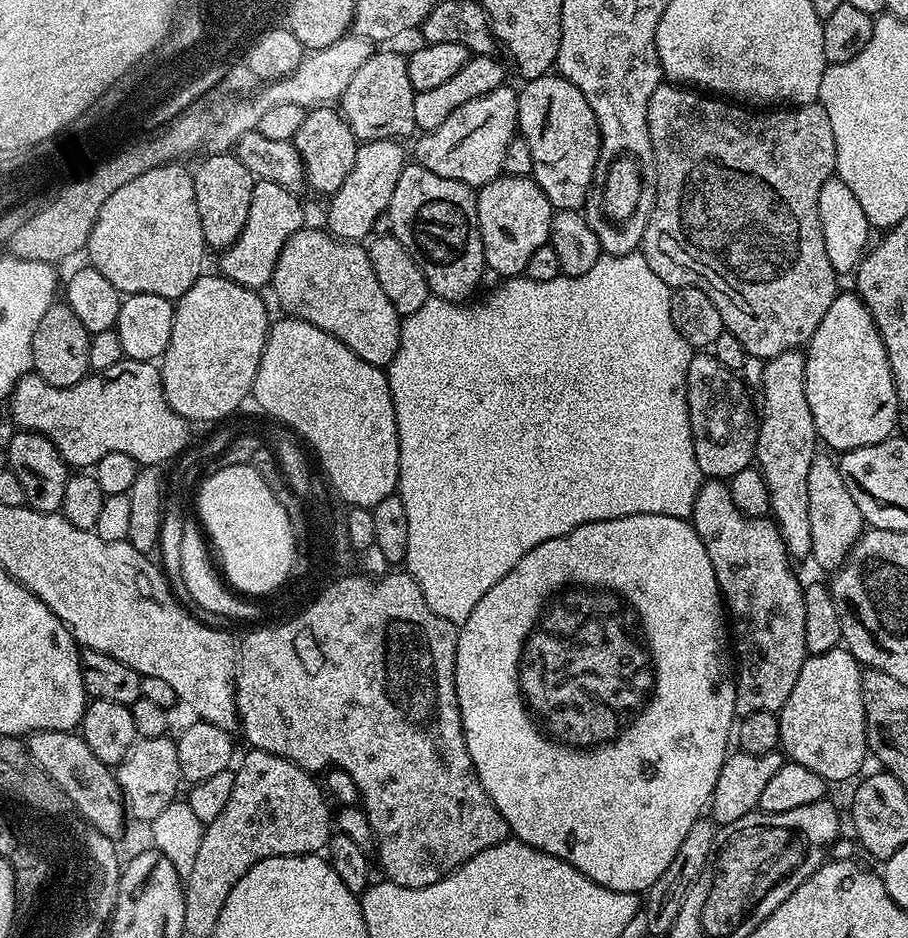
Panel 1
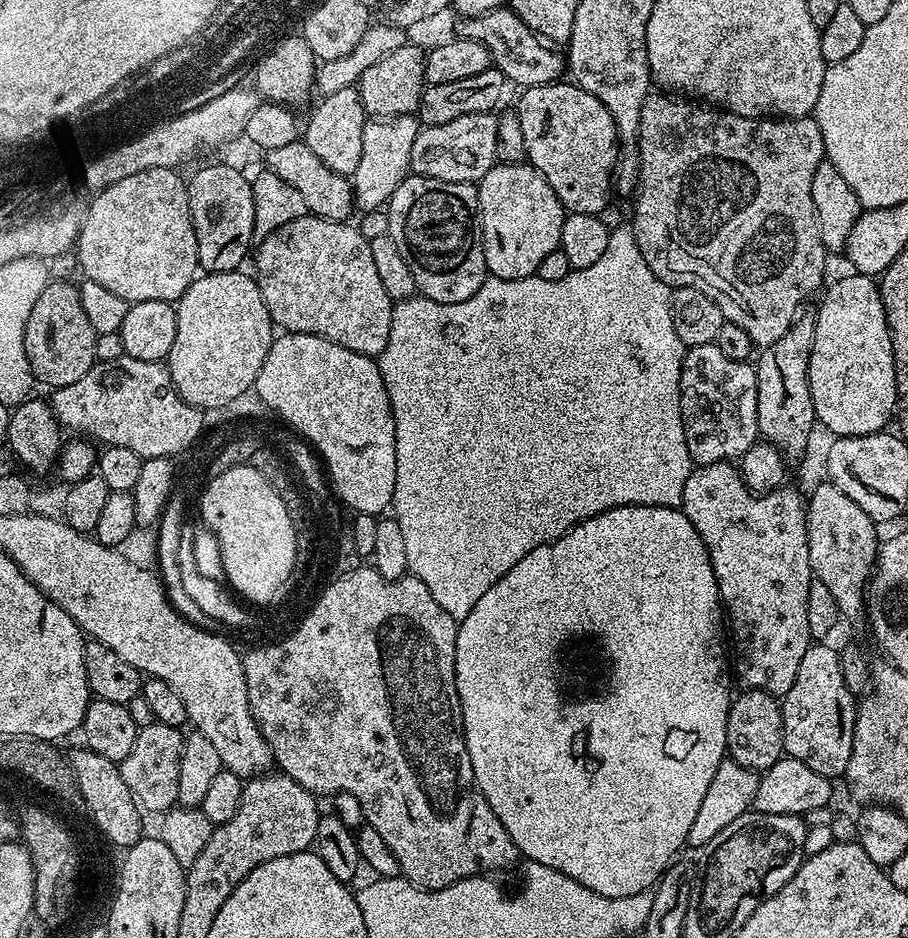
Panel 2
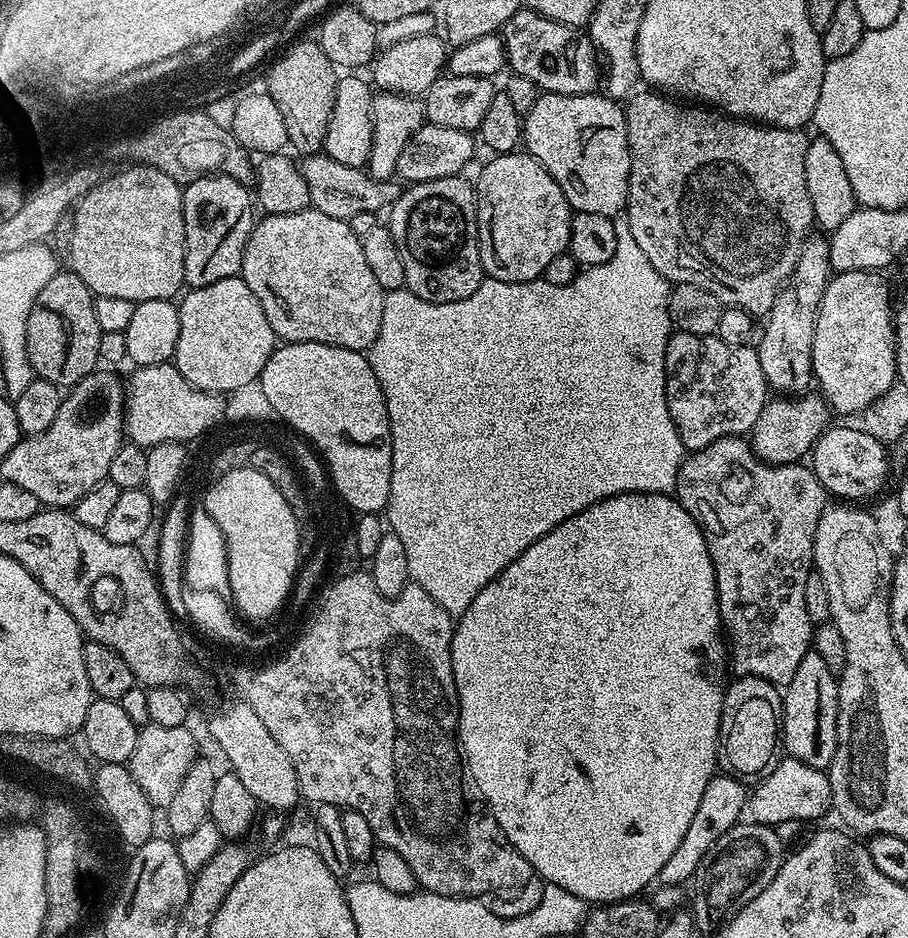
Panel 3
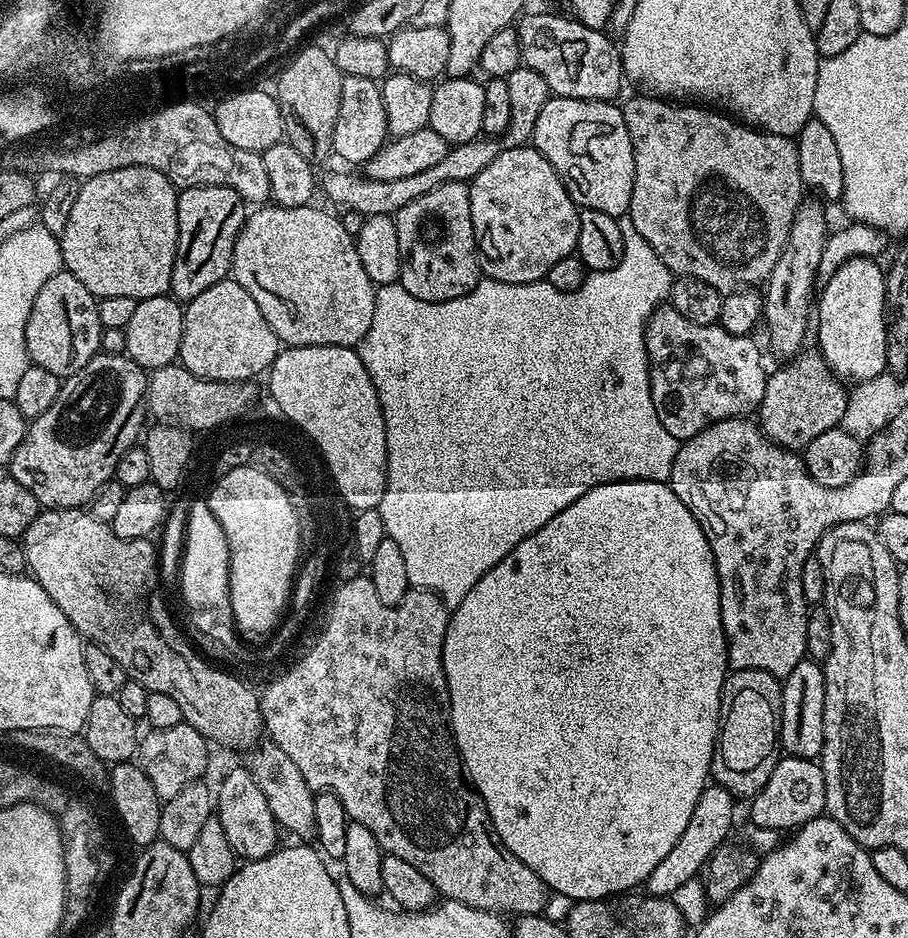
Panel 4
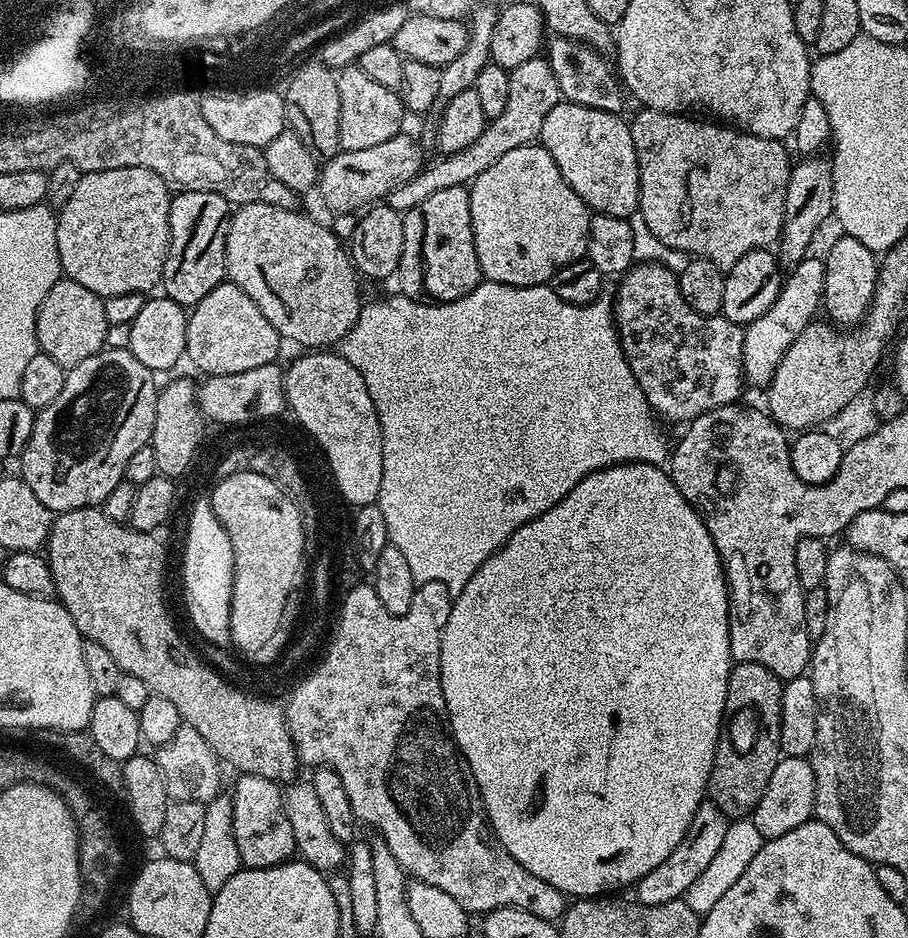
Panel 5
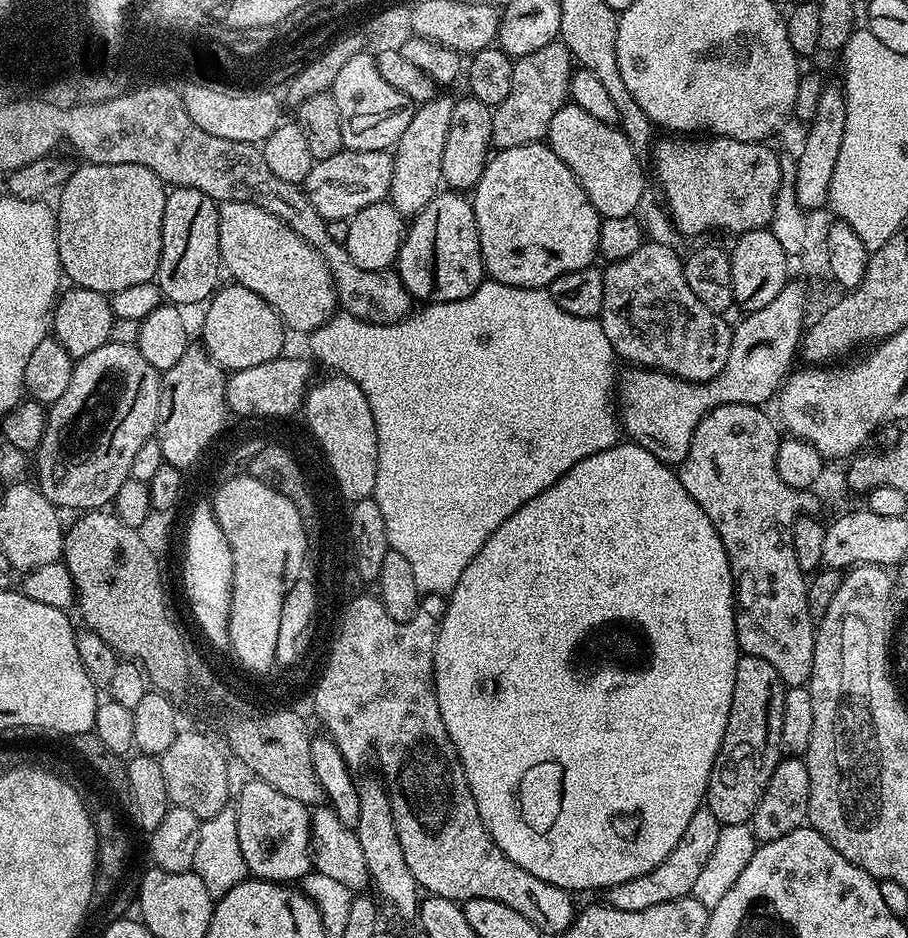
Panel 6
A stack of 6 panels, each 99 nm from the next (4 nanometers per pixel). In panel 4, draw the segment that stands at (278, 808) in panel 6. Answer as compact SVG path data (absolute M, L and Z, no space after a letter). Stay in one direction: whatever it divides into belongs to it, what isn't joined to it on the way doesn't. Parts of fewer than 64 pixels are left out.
M240 766L233 772L228 772L224 776L224 781L220 784L220 792L214 796L214 814L222 822L222 830L226 830L226 842L236 852L237 857L245 861L266 858L276 851L278 841L282 836L281 829L276 823L274 814L270 812L270 805L266 802L266 794L258 788L258 782L254 782L252 773L247 767Z

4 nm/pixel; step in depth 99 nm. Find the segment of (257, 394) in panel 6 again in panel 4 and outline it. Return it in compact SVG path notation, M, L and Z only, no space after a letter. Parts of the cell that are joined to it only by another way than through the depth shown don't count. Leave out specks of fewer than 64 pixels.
M173 362L155 369L148 376L148 390L146 393L146 408L149 413L152 412L160 422L171 422L173 425L179 426L185 430L196 432L208 432L211 428L220 428L227 420L236 420L248 407L252 404L256 392L252 389L253 385L248 382L235 384L234 382L218 382L217 380L203 380L194 374L190 374L190 370L186 370L183 364Z

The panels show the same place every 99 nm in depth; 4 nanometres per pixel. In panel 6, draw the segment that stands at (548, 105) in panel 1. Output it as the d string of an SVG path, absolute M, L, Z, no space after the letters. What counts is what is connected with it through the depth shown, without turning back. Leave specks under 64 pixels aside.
M566 102L550 118L550 130L546 137L548 147L566 162L570 174L586 190L586 198L603 218L631 216L644 196L644 172L640 169L641 157L634 154L630 142L619 127L598 122L598 118L586 114L578 105Z

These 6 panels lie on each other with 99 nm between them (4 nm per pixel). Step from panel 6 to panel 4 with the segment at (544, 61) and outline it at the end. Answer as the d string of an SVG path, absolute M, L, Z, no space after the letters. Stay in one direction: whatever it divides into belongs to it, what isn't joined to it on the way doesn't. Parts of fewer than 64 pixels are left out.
M523 66L515 68L506 78L506 87L510 93L510 126L506 126L504 135L499 138L477 138L449 147L446 158L438 162L438 166L430 166L427 170L420 170L418 174L409 174L406 178L393 178L391 182L372 180L367 174L355 176L355 171L332 172L322 180L322 196L332 204L337 204L340 208L349 208L352 212L357 212L360 218L370 216L392 216L402 206L410 206L414 198L422 198L422 194L430 194L438 186L448 184L452 180L463 184L471 182L498 154L505 148L522 148L531 141L534 134L534 122L538 122L538 114L542 114L542 106L550 99L550 93L546 86L546 78L538 74L538 70L530 70Z

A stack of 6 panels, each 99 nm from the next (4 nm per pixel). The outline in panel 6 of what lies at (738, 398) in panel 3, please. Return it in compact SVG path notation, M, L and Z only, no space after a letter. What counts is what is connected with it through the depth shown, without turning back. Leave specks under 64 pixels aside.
M645 242L638 246L638 250L634 250L634 254L630 254L630 258L611 261L603 273L604 297L598 319L606 338L610 338L612 351L621 361L628 360L624 362L663 370L680 380L689 380L691 384L704 384L712 380L726 366L733 329L727 328L717 313L694 298L694 290L686 286L681 253L676 253L668 244Z

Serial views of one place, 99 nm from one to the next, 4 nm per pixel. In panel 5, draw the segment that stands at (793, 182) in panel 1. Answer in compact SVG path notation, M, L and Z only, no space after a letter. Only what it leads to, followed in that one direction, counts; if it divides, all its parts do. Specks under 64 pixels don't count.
M645 107L639 111L630 120L634 154L638 158L638 211L658 242L666 242L666 246L687 252L689 257L708 260L727 270L742 254L755 248L768 248L779 241L784 230L786 186L794 163L781 141L751 136L711 119L691 120L691 115L679 112Z

